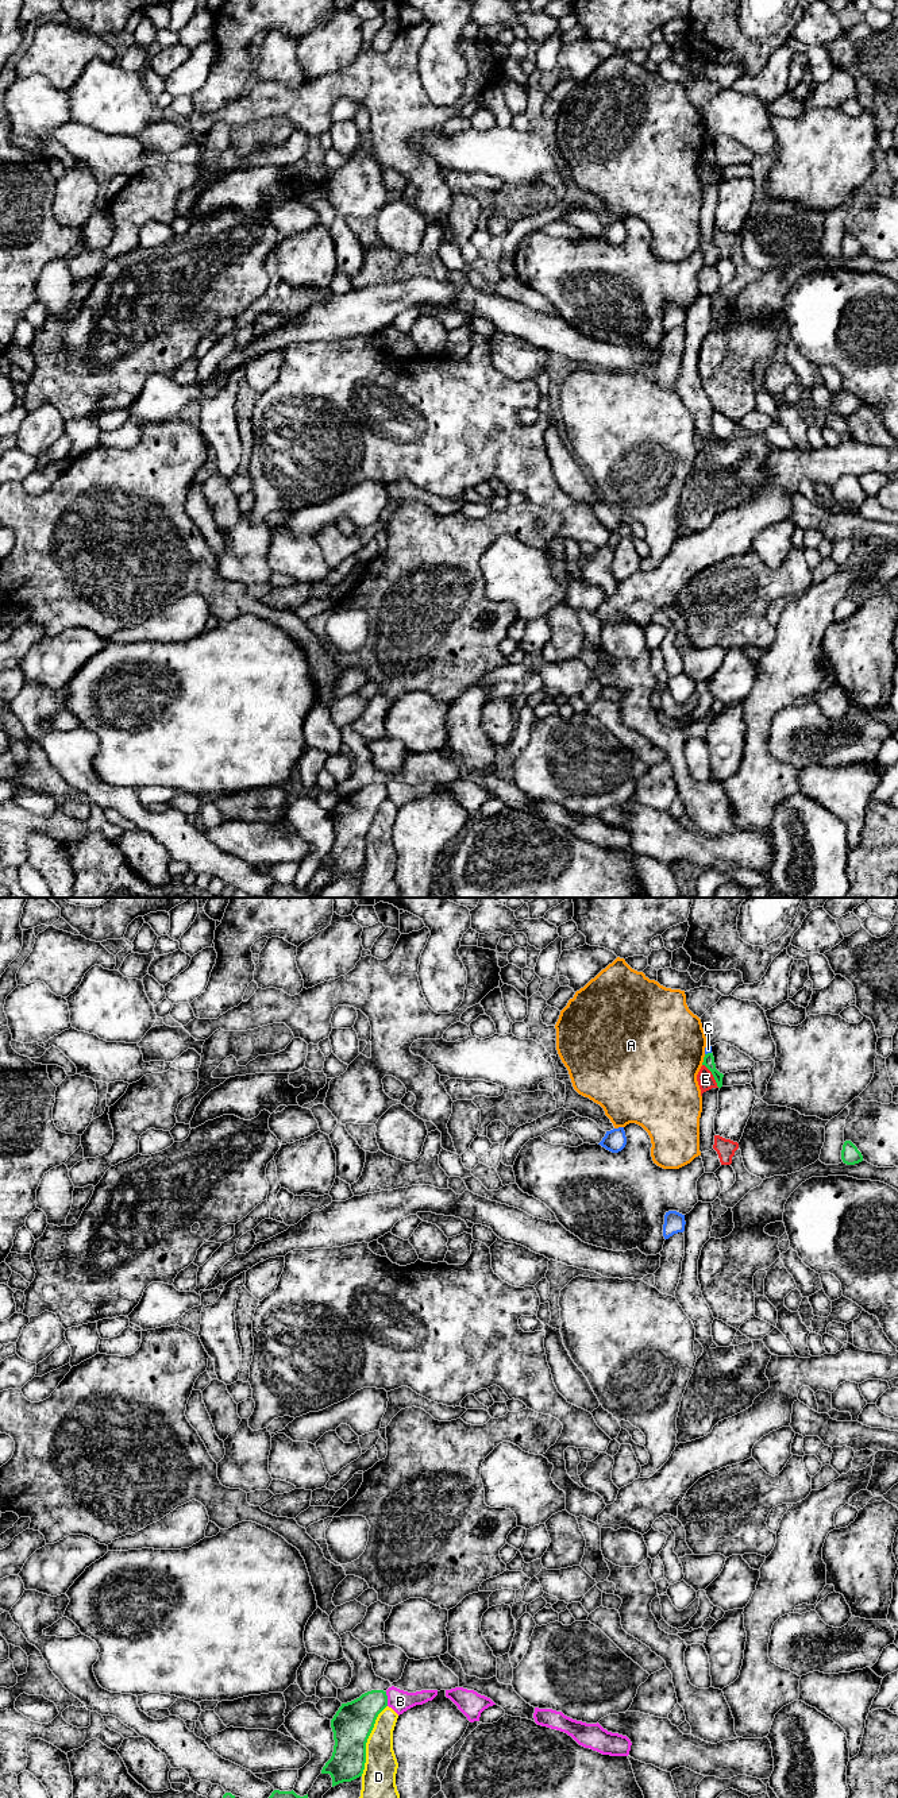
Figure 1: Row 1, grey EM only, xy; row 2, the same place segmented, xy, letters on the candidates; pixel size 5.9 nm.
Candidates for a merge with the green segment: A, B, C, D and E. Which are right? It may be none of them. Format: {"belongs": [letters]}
{"belongs": []}

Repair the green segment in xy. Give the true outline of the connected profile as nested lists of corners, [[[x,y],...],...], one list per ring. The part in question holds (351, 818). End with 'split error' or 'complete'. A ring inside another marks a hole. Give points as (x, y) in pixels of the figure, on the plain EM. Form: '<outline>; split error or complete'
[[[371,783],[339,800],[331,813],[335,833],[334,845],[321,863],[321,867],[331,868],[332,880],[362,869],[367,832],[378,807],[386,799],[386,784]]]; complete

